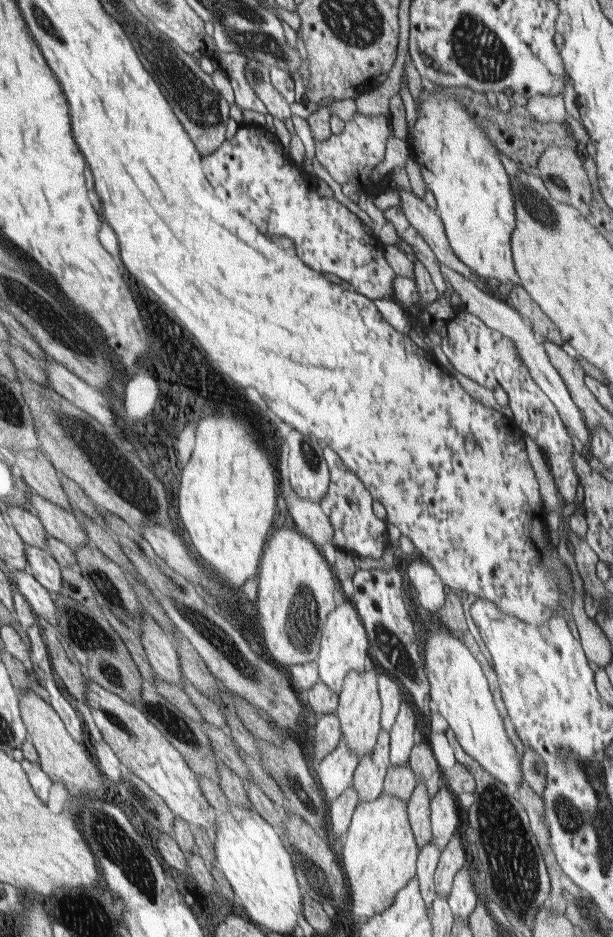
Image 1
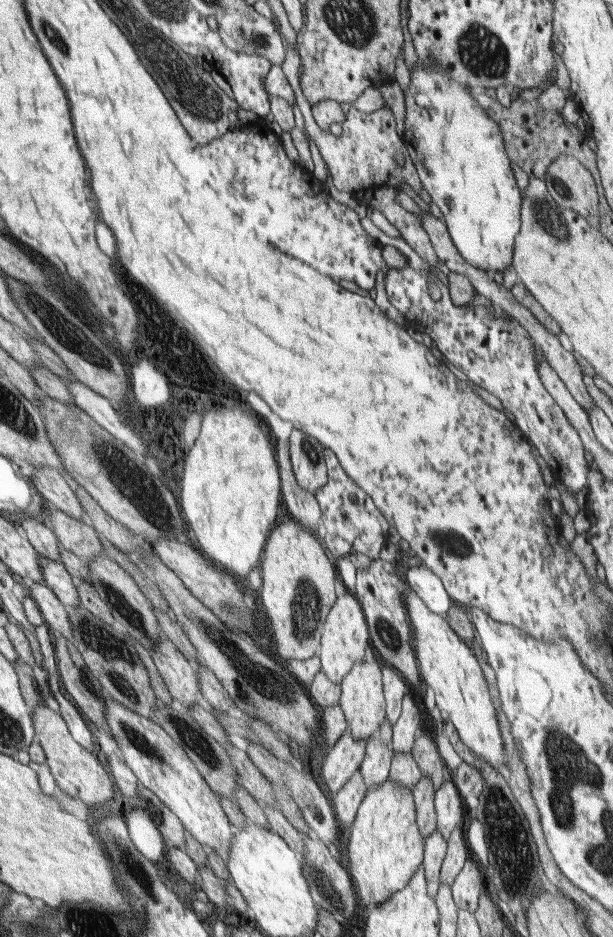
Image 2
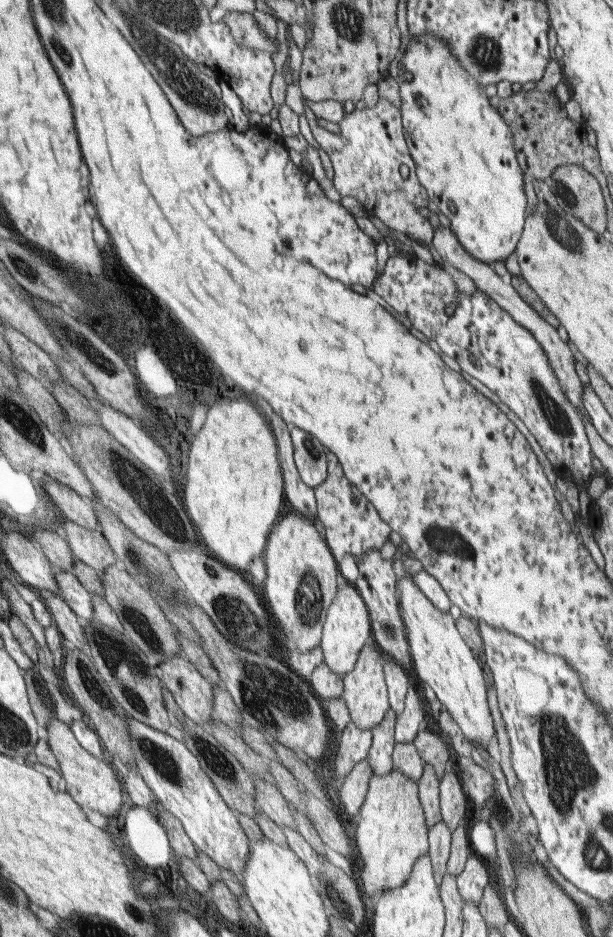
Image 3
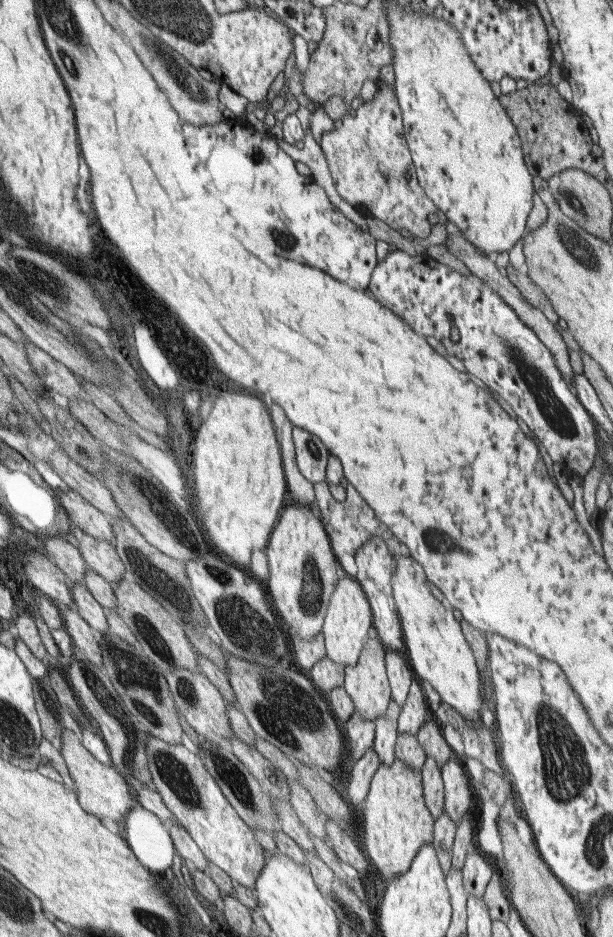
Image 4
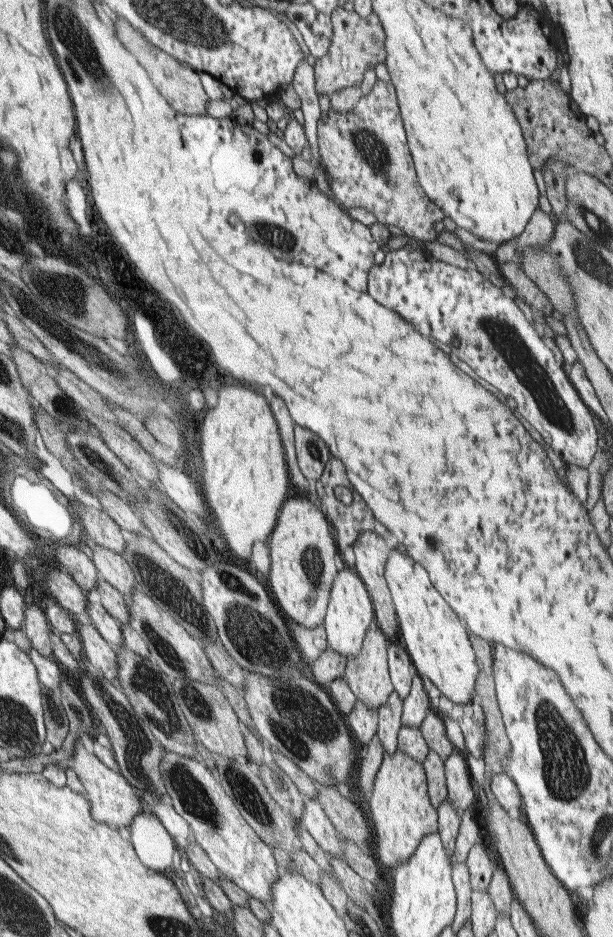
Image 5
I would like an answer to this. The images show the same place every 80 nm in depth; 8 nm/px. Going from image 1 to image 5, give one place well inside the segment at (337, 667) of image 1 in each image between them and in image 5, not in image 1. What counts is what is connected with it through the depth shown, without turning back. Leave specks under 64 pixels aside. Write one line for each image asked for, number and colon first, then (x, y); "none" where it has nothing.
2: (345, 639)
3: (347, 629)
4: (347, 625)
5: (350, 612)

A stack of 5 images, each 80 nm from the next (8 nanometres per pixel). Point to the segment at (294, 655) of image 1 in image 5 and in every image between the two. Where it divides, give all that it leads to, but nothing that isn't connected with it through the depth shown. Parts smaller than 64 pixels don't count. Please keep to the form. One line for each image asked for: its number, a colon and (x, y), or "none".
2: (297, 592)
3: (301, 581)
4: (302, 568)
5: (302, 550)

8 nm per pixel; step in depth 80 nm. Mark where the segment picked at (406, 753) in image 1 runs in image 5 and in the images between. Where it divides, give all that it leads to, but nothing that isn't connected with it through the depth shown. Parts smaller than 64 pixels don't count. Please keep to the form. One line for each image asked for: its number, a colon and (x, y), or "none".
2: (404, 729)
3: (411, 720)
4: (413, 714)
5: (416, 703)

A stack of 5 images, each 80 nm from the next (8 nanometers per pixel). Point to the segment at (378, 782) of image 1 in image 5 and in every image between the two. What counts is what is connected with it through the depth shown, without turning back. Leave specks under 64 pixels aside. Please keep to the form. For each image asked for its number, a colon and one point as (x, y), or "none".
2: (375, 767)
3: (380, 755)
4: (386, 731)
5: (390, 713)

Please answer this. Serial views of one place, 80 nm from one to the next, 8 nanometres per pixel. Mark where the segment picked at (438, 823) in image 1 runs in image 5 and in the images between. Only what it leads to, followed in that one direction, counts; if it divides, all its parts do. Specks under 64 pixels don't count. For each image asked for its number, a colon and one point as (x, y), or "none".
2: (449, 807)
3: (453, 802)
4: (455, 778)
5: (458, 779)

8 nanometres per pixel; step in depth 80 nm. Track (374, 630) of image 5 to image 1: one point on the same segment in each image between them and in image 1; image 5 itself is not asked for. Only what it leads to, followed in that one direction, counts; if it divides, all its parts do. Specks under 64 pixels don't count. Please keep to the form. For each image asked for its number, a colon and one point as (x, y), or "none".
1: (359, 710)
2: (362, 698)
3: (365, 693)
4: (366, 682)

